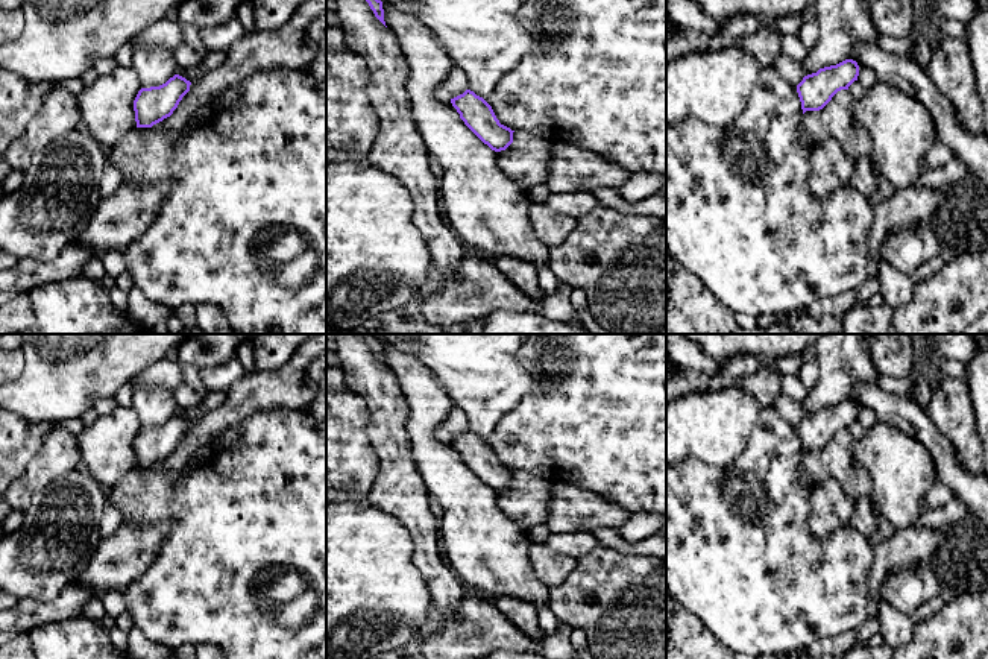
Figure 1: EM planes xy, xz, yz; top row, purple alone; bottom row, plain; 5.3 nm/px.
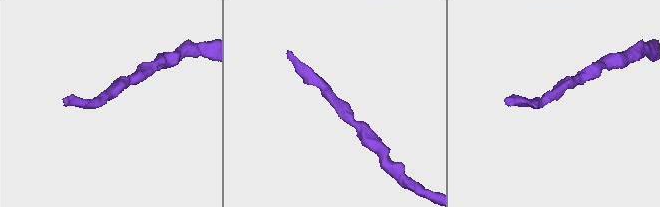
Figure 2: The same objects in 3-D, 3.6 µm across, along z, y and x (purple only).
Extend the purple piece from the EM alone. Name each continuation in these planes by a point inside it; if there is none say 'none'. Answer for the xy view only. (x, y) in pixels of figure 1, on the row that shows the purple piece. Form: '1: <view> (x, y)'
none

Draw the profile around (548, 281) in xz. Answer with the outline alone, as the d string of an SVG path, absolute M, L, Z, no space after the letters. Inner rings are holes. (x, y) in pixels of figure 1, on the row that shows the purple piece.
M549 264L539 269L539 284L546 295L551 295L559 289L560 279L551 270Z

